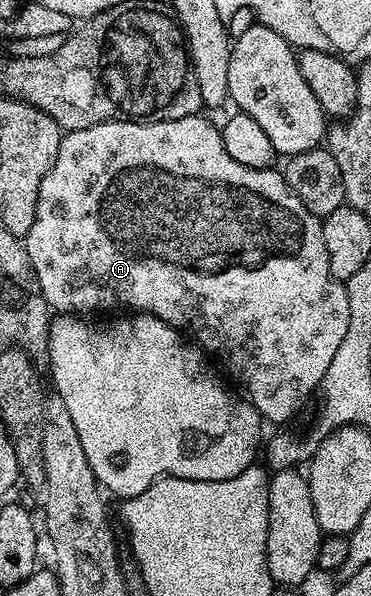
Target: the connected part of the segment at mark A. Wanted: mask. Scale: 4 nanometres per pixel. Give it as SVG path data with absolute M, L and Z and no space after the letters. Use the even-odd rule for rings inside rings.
M205 115L174 121L104 121L83 131L66 132L59 143L59 155L39 187L35 223L31 223L31 231L23 238L43 299L57 315L89 315L92 309L126 305L129 308L126 310L151 313L163 319L172 329L190 329L197 336L196 344L210 354L213 352L229 368L230 375L245 388L244 396L266 422L281 425L291 420L305 399L318 392L321 380L327 375L327 367L331 367L331 358L339 351L339 343L343 343L351 310L347 308L344 284L331 275L321 221L293 194L284 172L277 170L276 173L275 170L273 167L252 169L235 163L235 159L227 155L227 147L223 147L220 128L216 124L213 126Z

